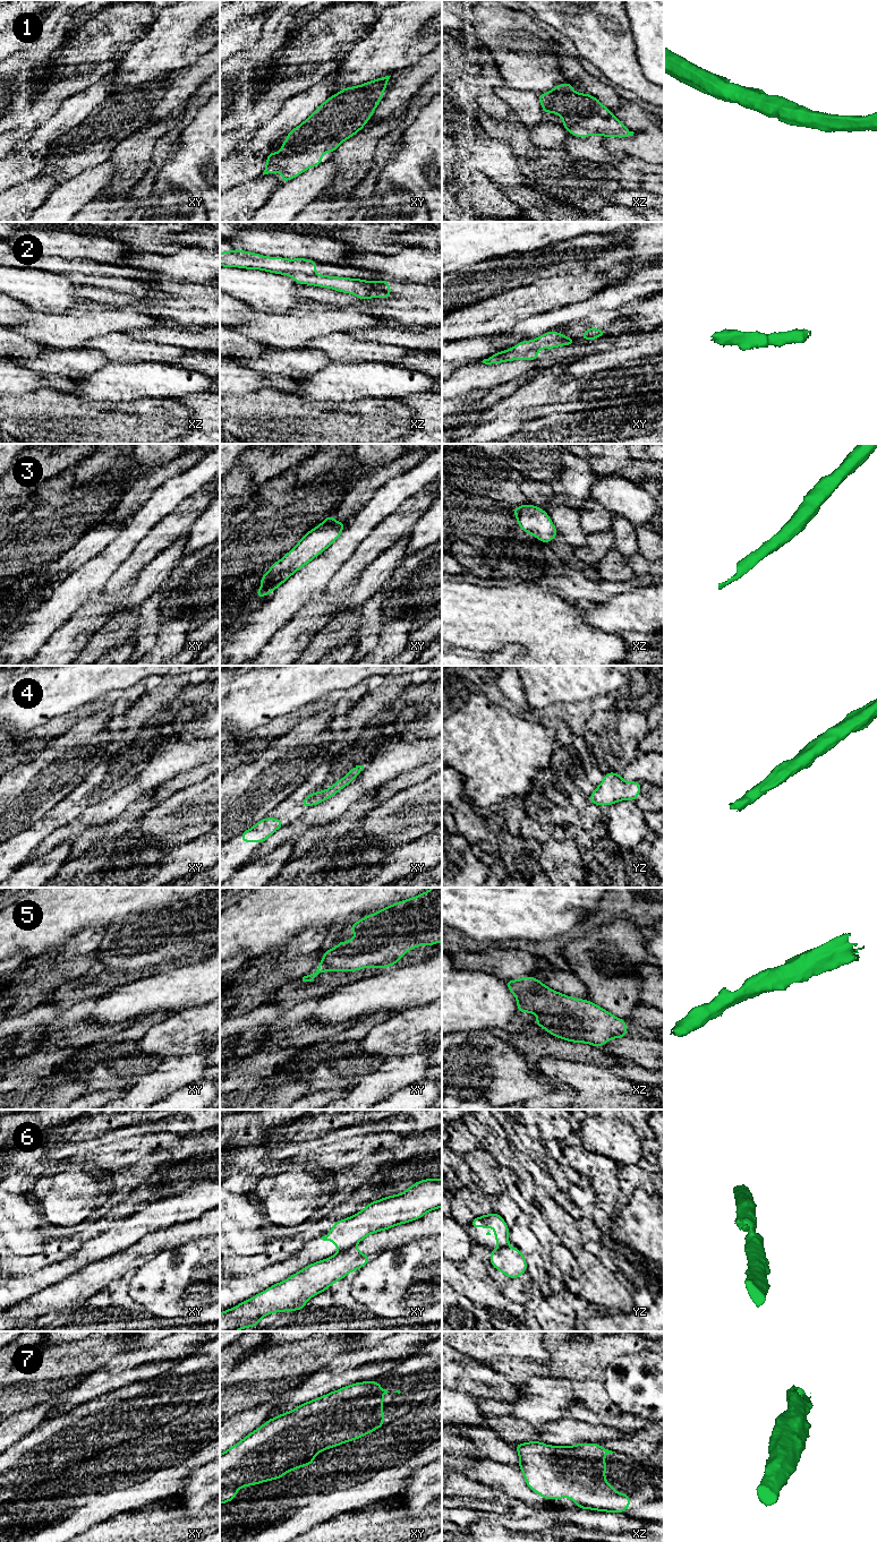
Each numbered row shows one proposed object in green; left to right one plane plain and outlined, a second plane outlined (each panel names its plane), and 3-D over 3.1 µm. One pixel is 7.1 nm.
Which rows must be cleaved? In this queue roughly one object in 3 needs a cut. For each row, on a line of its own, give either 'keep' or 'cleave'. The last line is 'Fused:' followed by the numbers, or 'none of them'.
1: keep
2: keep
3: keep
4: keep
5: keep
6: cleave
7: keep
Fused: 6

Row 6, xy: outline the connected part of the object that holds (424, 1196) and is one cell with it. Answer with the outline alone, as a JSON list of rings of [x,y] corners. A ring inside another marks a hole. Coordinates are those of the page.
[[[427,1179],[416,1182],[405,1192],[385,1197],[381,1200],[369,1202],[356,1215],[334,1223],[327,1236],[322,1236],[323,1241],[332,1241],[339,1252],[347,1250],[367,1235],[389,1230],[395,1225],[409,1223],[424,1216],[426,1213],[442,1207],[442,1179]]]

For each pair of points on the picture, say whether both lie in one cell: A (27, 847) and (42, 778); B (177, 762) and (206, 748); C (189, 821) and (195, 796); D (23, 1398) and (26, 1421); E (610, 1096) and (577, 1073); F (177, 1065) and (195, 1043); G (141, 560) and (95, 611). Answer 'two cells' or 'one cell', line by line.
A: two cells
B: one cell
C: one cell
D: two cells
E: one cell
F: two cells
G: two cells

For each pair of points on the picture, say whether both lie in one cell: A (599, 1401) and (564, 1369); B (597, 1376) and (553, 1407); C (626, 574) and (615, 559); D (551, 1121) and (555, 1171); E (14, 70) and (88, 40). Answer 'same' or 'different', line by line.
A: same
B: different
C: same
D: different
E: same

